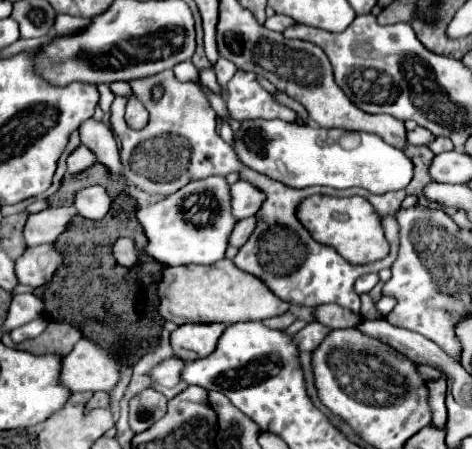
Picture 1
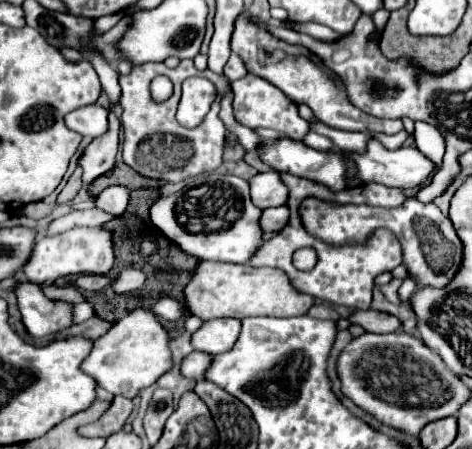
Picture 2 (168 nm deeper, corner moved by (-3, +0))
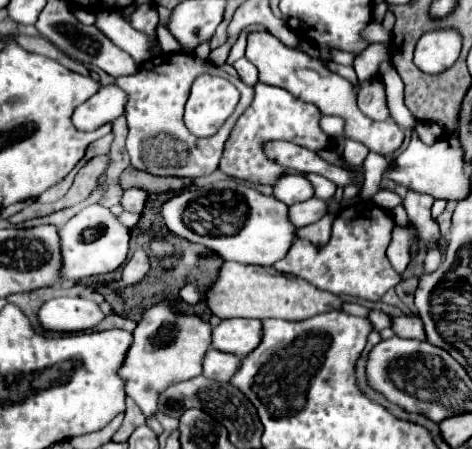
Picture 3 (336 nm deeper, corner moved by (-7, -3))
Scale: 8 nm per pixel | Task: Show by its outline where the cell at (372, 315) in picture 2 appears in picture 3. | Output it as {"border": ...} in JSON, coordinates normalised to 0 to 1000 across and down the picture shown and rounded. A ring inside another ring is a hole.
{"border":[[[850,704],[833,713],[833,735],[850,753],[879,753],[879,757],[900,757],[896,744],[896,717],[888,704]]]}

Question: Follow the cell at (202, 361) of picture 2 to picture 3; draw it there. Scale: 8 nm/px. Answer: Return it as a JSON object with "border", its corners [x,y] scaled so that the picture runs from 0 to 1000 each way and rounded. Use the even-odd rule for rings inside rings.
{"border":[[[447,775],[430,802],[430,837],[447,846],[481,851],[489,846],[489,837],[498,837],[498,829],[506,824],[506,811],[511,811],[506,793],[489,793],[481,784],[464,784]]]}

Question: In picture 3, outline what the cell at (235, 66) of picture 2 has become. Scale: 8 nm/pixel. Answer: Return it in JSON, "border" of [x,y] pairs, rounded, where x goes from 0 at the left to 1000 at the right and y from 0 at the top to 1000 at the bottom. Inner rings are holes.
{"border":[[[506,129],[494,147],[519,187],[528,187],[528,192],[544,187],[544,151],[523,129]]]}

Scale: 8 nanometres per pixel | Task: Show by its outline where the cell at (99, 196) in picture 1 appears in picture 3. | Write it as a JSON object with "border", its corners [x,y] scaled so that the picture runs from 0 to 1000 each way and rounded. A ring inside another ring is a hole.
{"border":[[[273,419],[261,432],[261,463],[269,472],[294,472],[299,477],[311,441],[316,441],[316,428],[303,428],[299,419]]]}

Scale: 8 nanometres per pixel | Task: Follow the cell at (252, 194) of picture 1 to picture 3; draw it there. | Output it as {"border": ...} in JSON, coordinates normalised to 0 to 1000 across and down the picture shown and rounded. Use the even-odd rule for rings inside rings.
{"border":[[[604,388],[591,396],[591,405],[578,419],[578,432],[587,445],[604,450],[608,459],[625,450],[642,450],[663,441],[663,414],[659,405],[638,388]]]}

